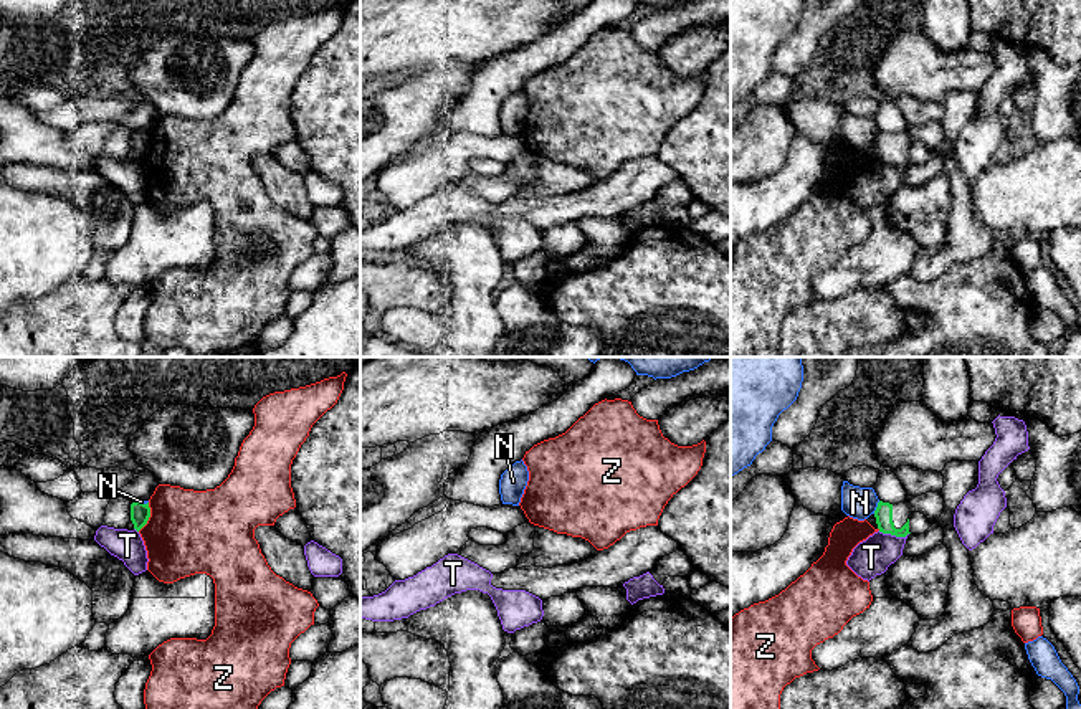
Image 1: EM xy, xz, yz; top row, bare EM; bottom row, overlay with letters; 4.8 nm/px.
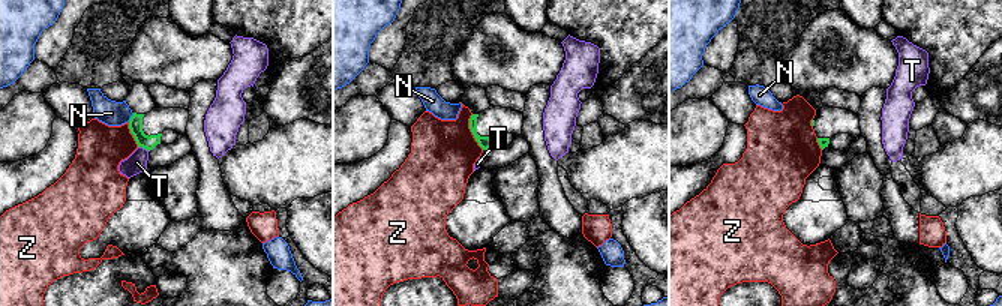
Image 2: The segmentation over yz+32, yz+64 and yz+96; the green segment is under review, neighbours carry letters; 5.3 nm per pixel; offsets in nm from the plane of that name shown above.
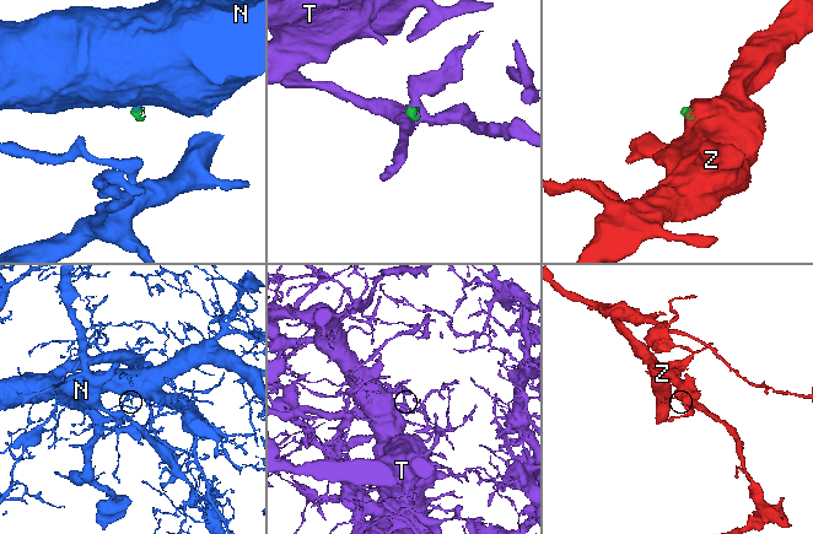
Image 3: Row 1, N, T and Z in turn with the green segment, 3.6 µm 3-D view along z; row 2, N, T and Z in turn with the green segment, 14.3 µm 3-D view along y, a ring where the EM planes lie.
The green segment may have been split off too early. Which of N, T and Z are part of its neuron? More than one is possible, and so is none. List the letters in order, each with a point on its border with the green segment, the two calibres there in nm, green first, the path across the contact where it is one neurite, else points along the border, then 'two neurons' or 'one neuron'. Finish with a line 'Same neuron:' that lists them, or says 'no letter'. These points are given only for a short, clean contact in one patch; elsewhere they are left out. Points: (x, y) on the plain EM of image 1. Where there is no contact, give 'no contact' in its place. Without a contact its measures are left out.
N: yz (876, 137) | 90/160 nm | along yz (880, 131), (873, 142) | two neurons
T: yz (893, 164) | 90/180 nm | along yz (878, 161), (896, 166), (908, 164) | two neurons
Z: xy (149, 146) | 100/400 nm | along xy (149, 133), (149, 149), (138, 161) | two neurons
Same neuron: no letter

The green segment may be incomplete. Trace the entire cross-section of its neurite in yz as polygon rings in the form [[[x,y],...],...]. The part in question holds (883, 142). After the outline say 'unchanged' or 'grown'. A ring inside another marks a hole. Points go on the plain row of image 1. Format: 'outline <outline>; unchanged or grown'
outline [[[926,122],[921,126],[907,126],[904,132],[889,134],[878,132],[874,140],[879,162],[896,167],[906,167],[909,162],[909,145],[921,142],[931,154],[939,154],[939,147],[944,142],[944,127],[941,122]]]; grown

